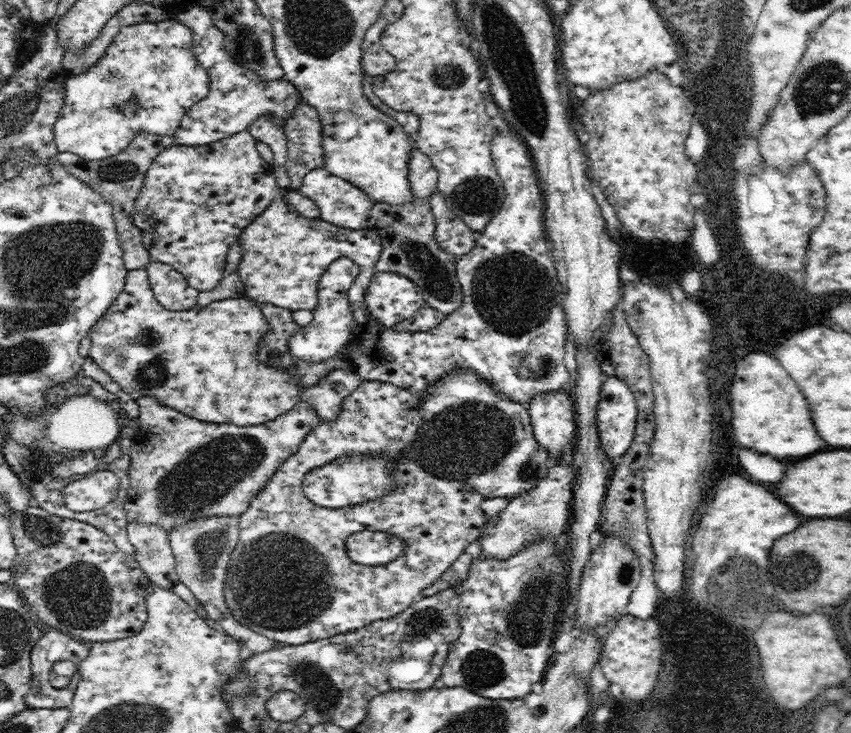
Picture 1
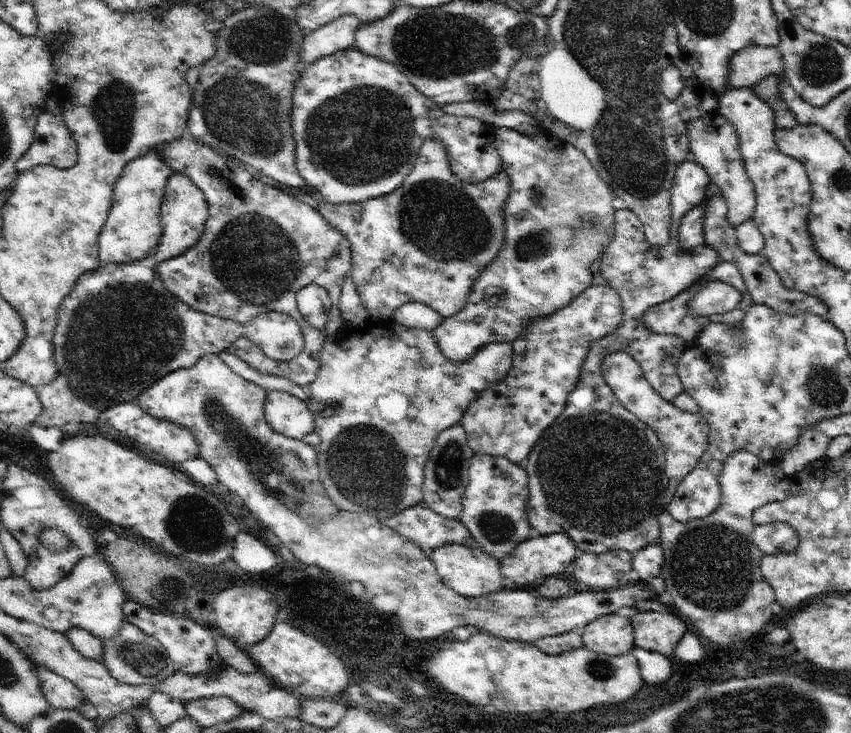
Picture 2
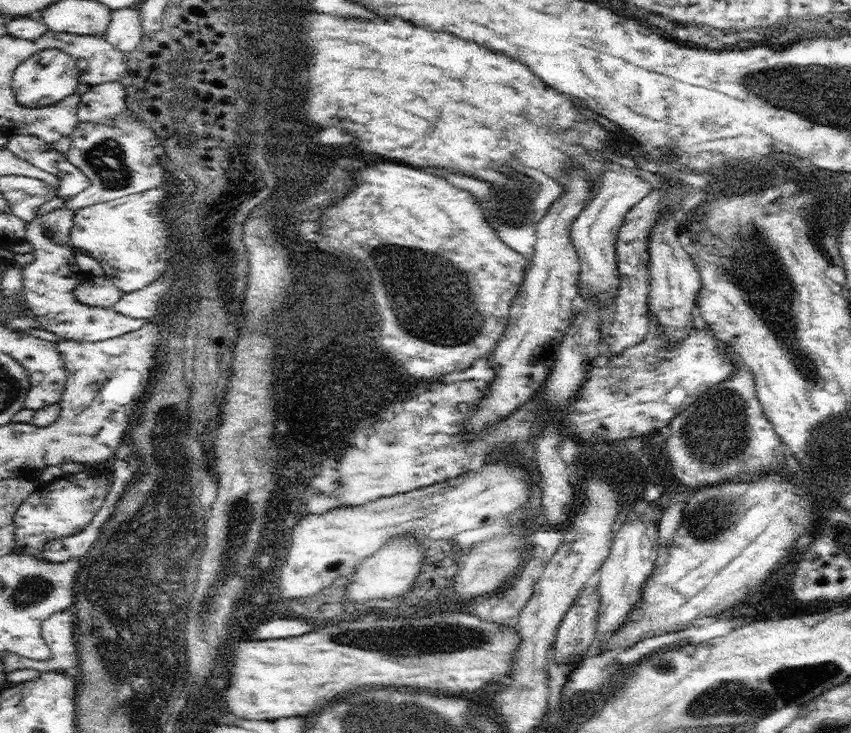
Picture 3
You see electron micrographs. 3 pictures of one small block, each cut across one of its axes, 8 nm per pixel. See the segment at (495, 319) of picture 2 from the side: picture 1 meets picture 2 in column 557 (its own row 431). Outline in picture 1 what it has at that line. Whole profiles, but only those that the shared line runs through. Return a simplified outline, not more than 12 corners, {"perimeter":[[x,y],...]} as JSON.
{"perimeter":[[148,396],[128,524],[240,518],[322,422],[244,428]]}

